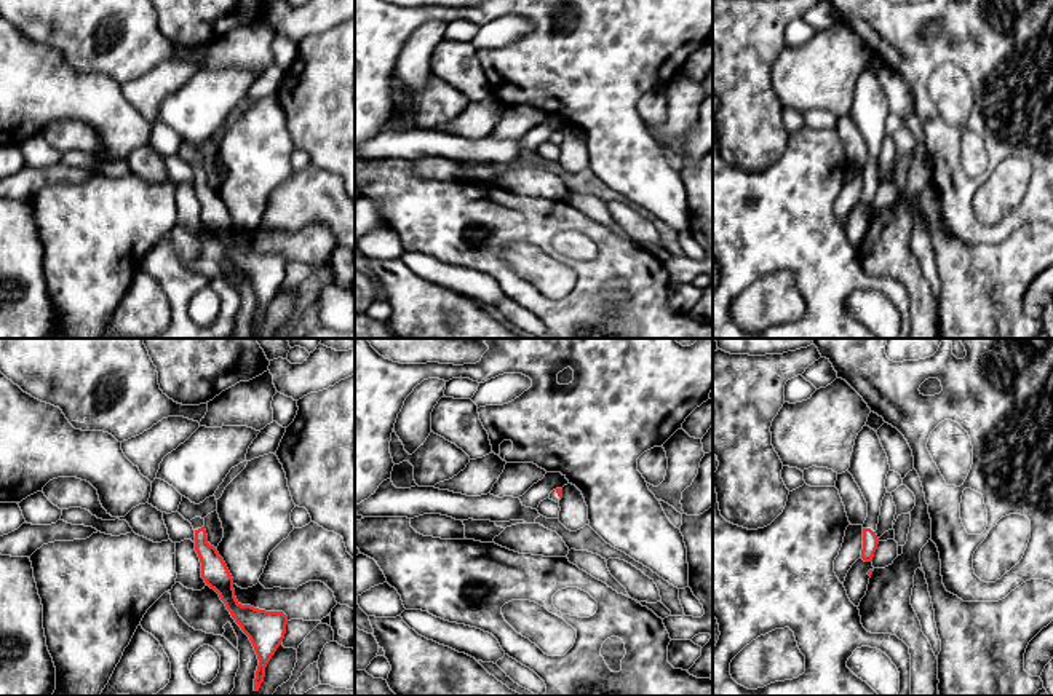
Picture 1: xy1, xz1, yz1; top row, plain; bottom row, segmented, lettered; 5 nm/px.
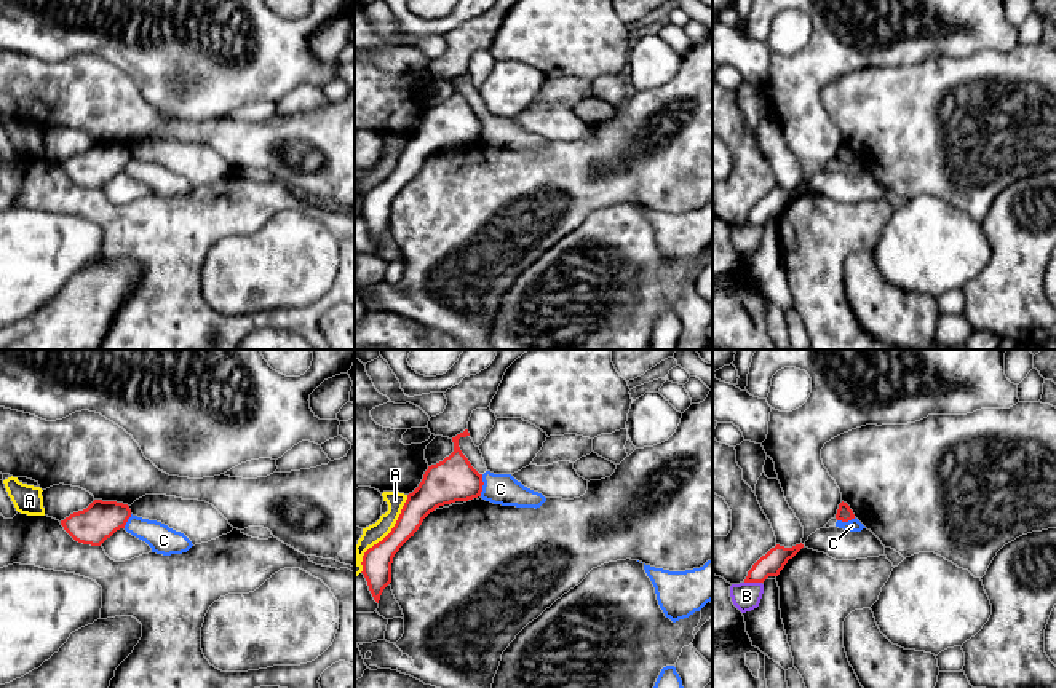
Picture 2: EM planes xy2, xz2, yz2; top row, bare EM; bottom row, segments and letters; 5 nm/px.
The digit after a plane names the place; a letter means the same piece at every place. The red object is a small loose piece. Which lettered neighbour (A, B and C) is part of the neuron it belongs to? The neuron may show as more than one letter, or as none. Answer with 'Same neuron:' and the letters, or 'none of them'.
Same neuron: none of them

